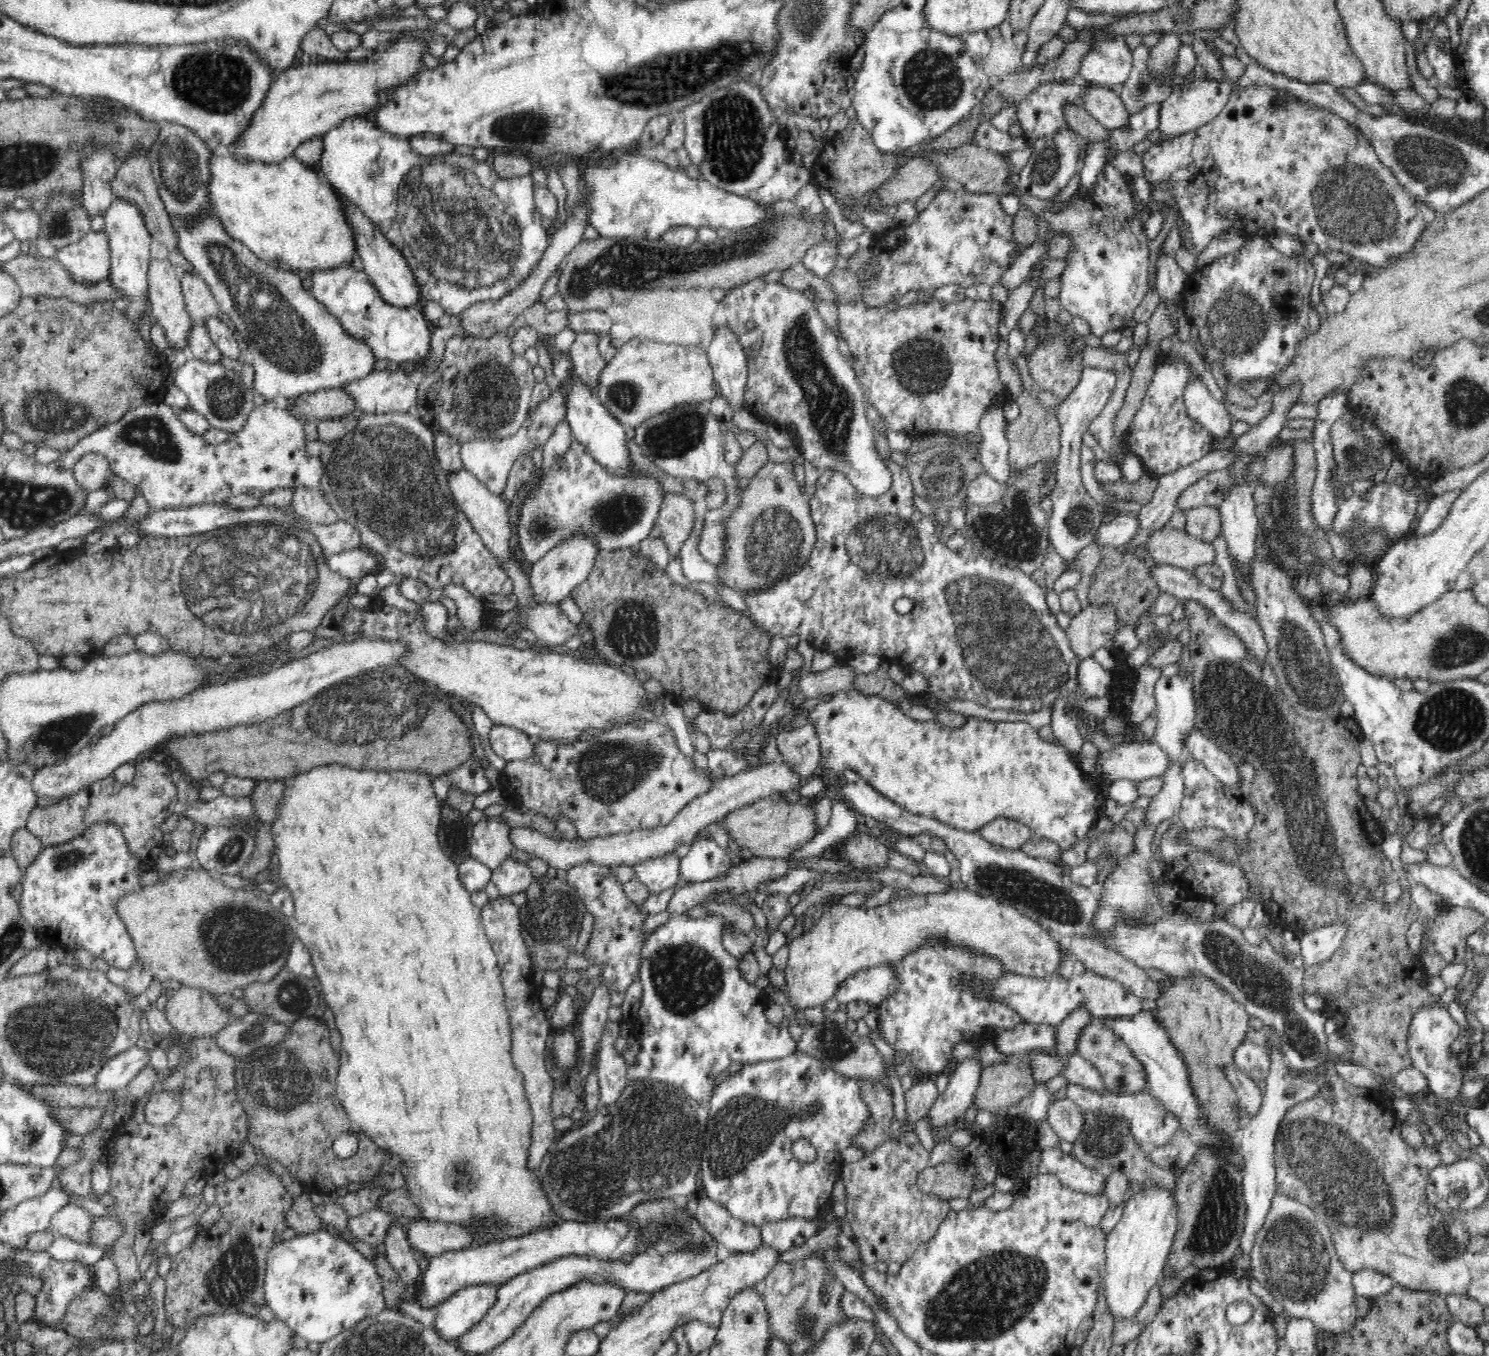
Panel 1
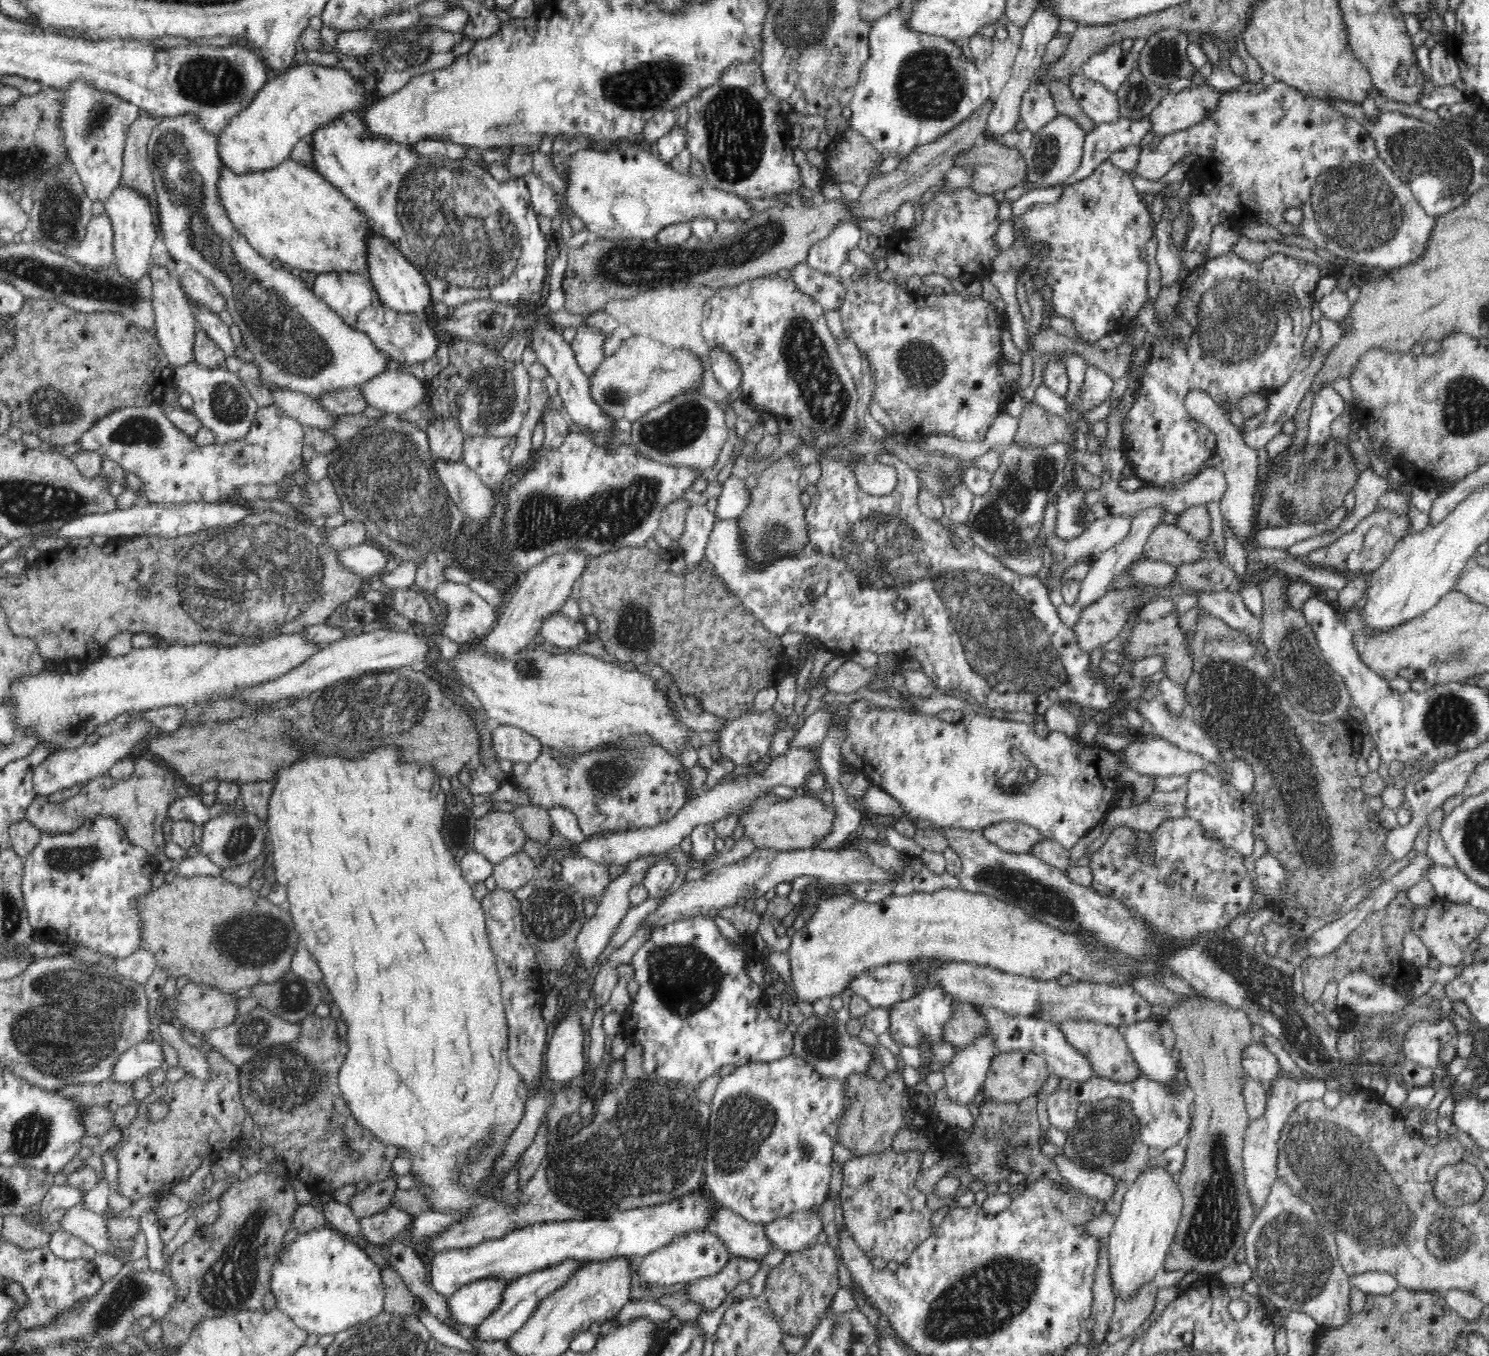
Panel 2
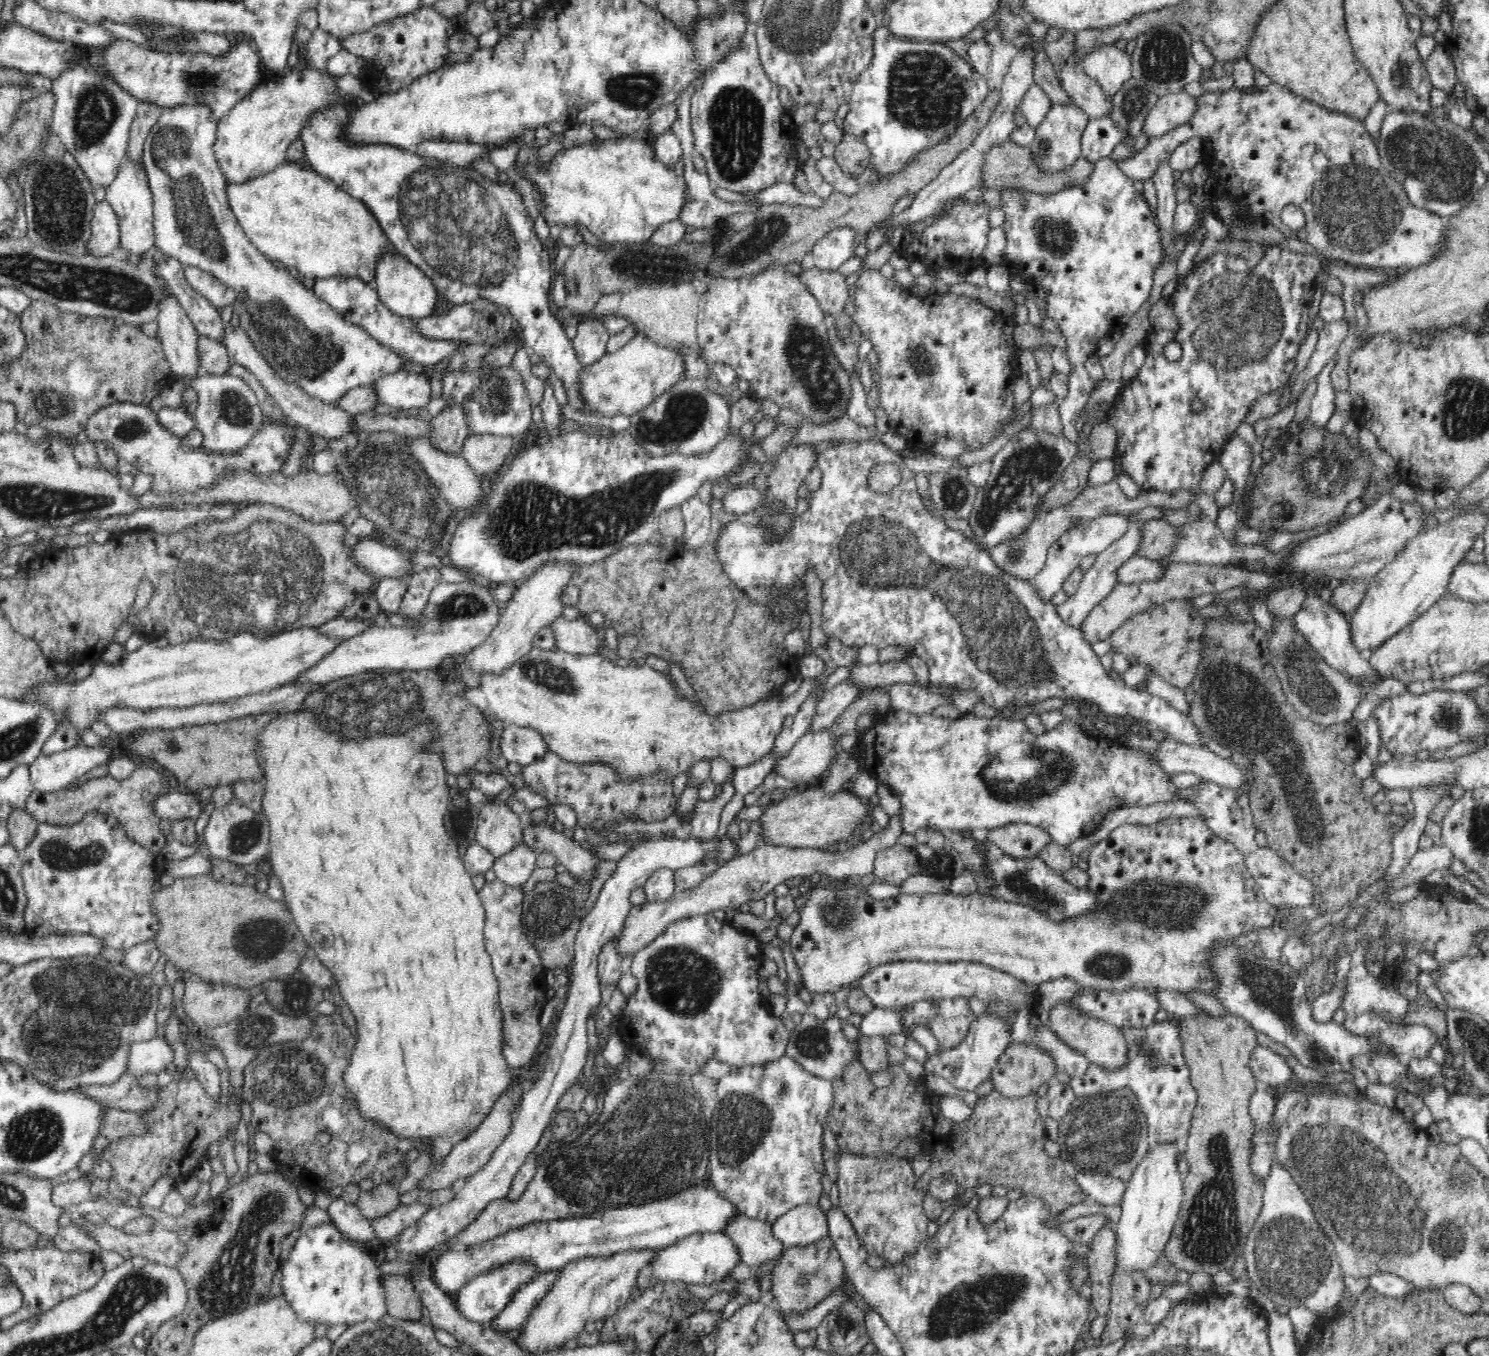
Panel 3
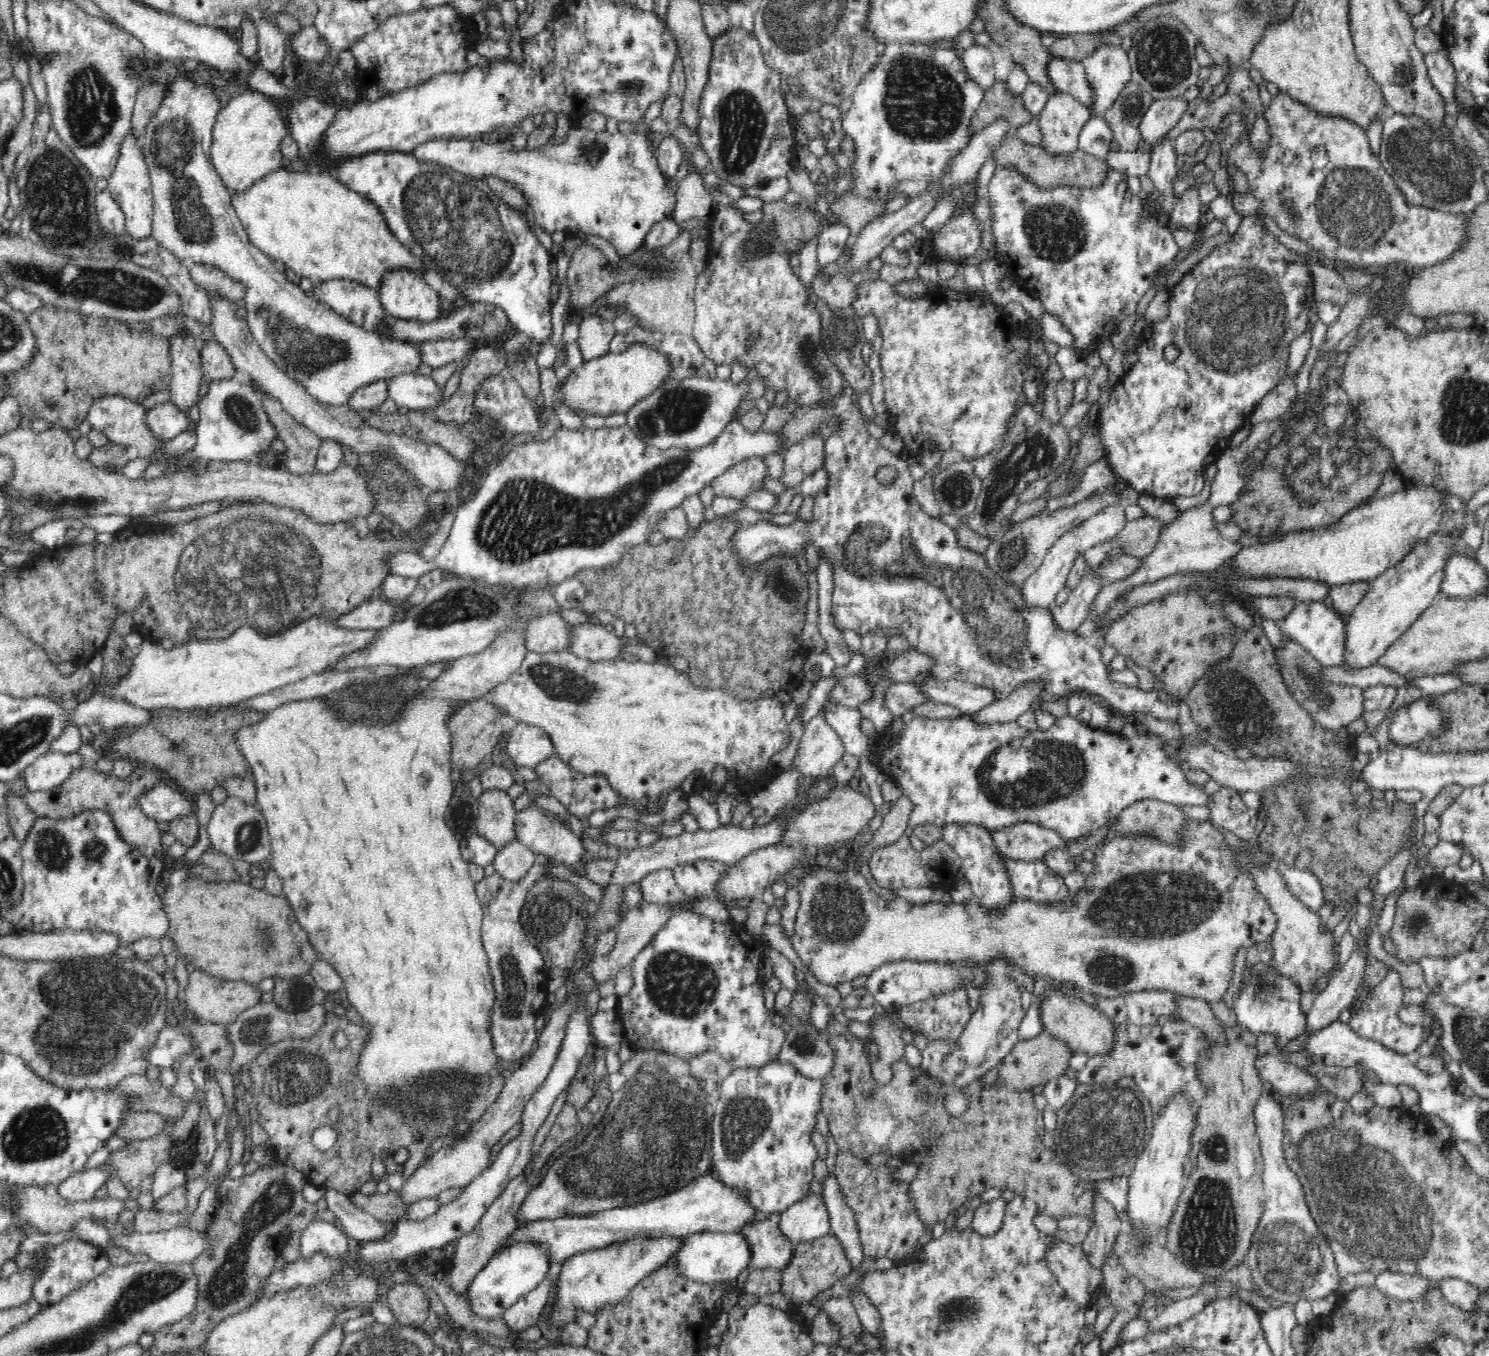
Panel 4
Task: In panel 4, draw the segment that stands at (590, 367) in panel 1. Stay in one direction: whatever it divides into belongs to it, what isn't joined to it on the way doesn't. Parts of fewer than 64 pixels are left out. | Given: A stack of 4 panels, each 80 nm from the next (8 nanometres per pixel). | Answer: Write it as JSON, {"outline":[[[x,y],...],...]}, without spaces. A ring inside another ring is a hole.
{"outline":[[[592,311],[579,324],[577,344],[583,361],[609,354],[611,340],[616,336],[614,325]]]}

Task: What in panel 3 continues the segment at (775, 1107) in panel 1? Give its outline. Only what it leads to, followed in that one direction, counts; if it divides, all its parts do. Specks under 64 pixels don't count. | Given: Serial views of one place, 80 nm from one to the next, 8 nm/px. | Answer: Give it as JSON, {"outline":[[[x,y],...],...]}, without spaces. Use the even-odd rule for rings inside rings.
{"outline":[[[782,1056],[779,1060],[771,1061],[762,1066],[748,1066],[733,1068],[724,1078],[718,1080],[716,1092],[718,1094],[714,1102],[712,1120],[709,1123],[708,1145],[710,1159],[710,1181],[714,1182],[722,1195],[728,1197],[736,1207],[740,1209],[740,1214],[748,1218],[763,1220],[773,1223],[779,1216],[786,1214],[788,1210],[802,1204],[819,1204],[822,1196],[822,1177],[825,1174],[824,1160],[822,1159],[822,1132],[824,1124],[827,1124],[827,1114],[830,1104],[832,1104],[832,1080],[820,1079],[810,1075],[796,1060],[788,1056]]]}

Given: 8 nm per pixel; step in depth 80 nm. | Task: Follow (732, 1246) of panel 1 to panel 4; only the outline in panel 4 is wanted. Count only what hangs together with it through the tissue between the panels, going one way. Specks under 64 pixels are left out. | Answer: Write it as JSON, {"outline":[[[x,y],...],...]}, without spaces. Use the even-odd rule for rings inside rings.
{"outline":[[[779,1215],[771,1219],[758,1218],[756,1222],[746,1223],[736,1230],[749,1241],[752,1248],[752,1259],[749,1269],[774,1268],[785,1269],[793,1255],[793,1244],[780,1230]]]}

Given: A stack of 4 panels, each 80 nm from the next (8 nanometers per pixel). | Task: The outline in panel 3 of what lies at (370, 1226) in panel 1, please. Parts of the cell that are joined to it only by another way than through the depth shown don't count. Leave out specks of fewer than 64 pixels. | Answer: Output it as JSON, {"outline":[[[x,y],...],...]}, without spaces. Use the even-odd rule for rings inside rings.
{"outline":[[[412,1202],[412,1204],[400,1205],[387,1215],[371,1219],[371,1225],[376,1238],[385,1244],[394,1241],[402,1230],[412,1226],[432,1206],[425,1202]]]}

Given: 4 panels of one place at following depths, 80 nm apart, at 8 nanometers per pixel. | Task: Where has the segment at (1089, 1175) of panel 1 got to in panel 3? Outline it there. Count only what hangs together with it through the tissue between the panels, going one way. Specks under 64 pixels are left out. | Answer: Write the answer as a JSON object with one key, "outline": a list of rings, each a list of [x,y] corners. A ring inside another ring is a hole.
{"outline":[[[1073,1173],[1074,1181],[1078,1182],[1082,1191],[1103,1205],[1121,1204],[1127,1184],[1121,1179],[1106,1175],[1086,1176]]]}

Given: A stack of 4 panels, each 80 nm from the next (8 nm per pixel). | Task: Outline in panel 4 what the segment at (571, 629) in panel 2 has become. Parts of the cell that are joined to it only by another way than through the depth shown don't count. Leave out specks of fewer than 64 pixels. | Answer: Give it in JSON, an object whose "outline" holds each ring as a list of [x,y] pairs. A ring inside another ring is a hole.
{"outline":[[[601,624],[574,626],[574,644],[570,652],[591,661],[618,659],[622,640],[615,632],[608,632]]]}

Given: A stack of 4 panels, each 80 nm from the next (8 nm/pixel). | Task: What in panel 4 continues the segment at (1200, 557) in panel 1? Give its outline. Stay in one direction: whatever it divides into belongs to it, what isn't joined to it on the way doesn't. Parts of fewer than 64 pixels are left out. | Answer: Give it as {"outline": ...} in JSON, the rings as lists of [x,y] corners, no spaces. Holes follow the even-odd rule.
{"outline":[[[1145,515],[1138,519],[1127,521],[1126,526],[1116,536],[1115,544],[1134,557],[1148,557],[1152,555],[1160,540],[1163,520]]]}

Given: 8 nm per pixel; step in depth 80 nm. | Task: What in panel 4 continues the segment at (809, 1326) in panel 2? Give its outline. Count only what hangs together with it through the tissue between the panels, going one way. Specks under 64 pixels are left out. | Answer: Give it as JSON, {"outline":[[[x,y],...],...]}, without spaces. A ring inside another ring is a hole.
{"outline":[[[833,1234],[800,1242],[793,1248],[789,1265],[781,1270],[781,1293],[788,1298],[790,1306],[799,1307],[801,1304],[809,1303],[824,1290],[828,1290],[834,1282],[844,1279],[851,1271],[851,1263]]]}

